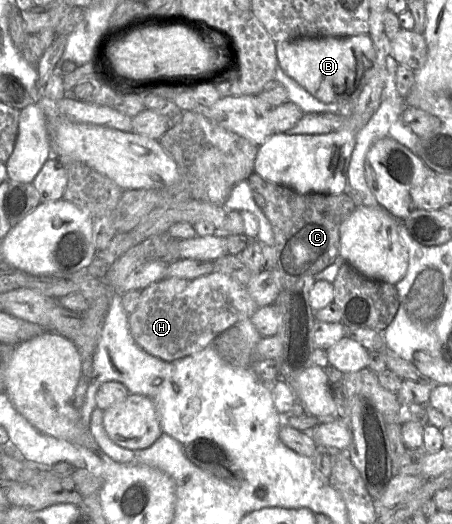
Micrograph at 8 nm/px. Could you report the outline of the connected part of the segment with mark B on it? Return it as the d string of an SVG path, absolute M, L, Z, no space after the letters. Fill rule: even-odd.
M368 34L299 38L276 43L281 69L324 103L356 102L374 75L377 51Z

